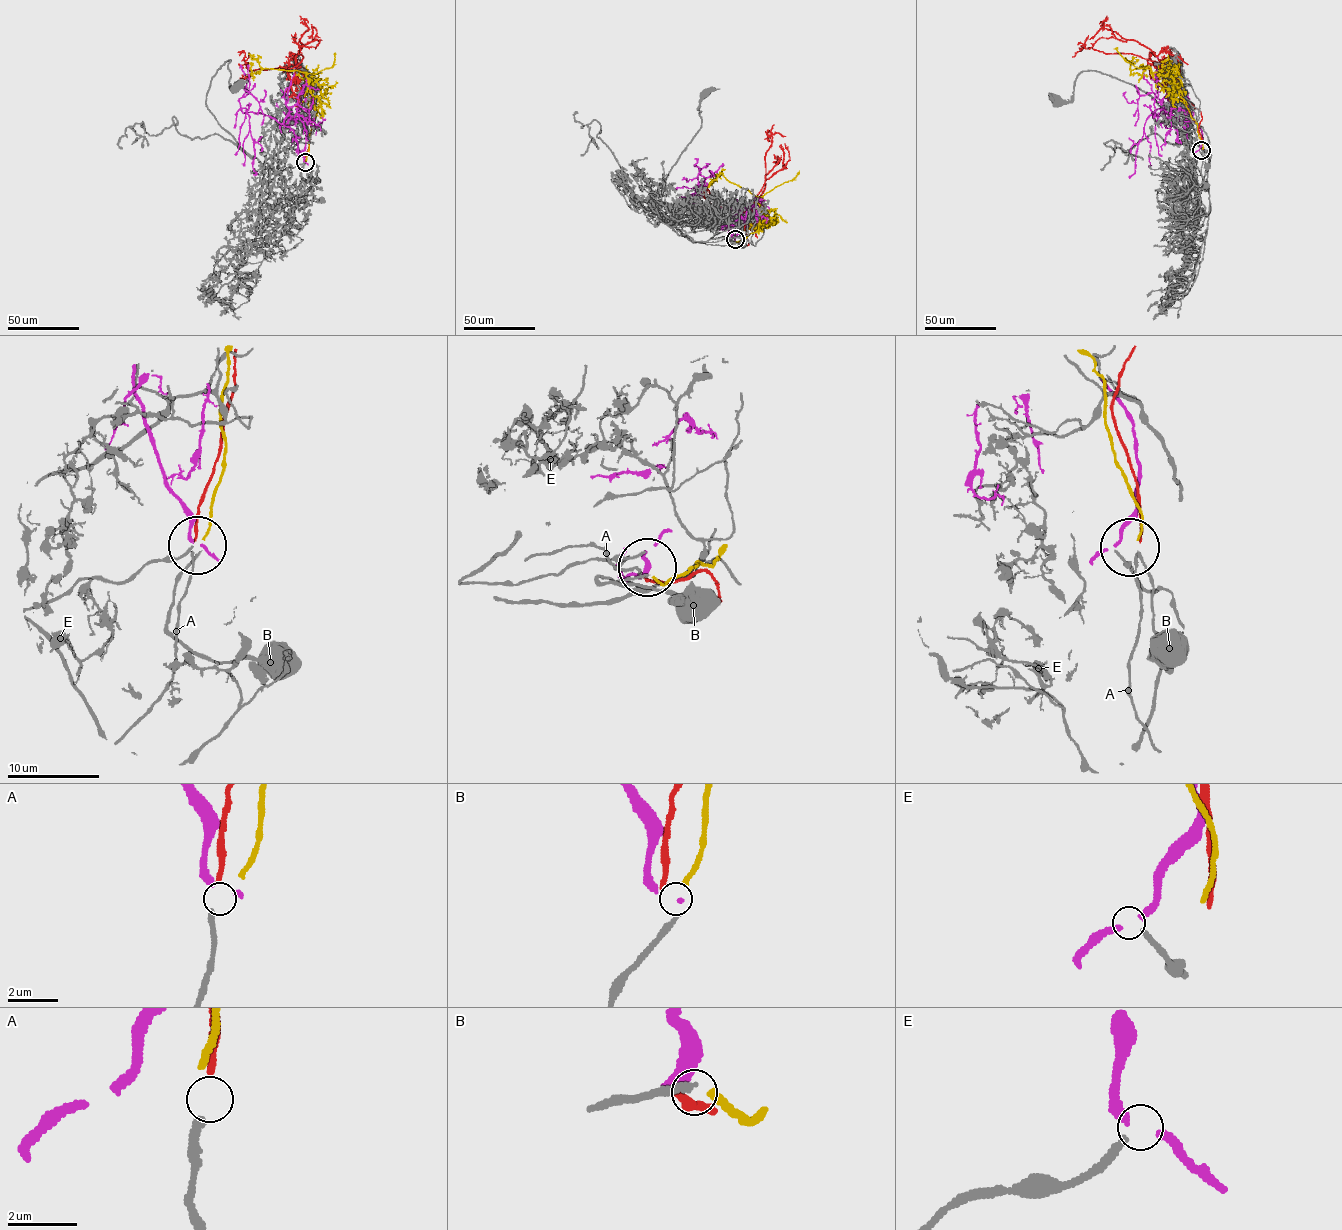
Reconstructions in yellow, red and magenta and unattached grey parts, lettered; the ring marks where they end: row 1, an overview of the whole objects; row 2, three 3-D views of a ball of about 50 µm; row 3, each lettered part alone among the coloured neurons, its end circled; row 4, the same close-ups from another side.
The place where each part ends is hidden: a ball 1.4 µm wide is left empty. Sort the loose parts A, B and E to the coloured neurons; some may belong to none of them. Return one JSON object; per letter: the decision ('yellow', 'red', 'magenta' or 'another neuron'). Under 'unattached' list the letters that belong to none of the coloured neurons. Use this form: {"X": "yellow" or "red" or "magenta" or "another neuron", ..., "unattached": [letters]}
{"A": "red", "B": "yellow", "E": "another neuron", "unattached": ["E"]}

